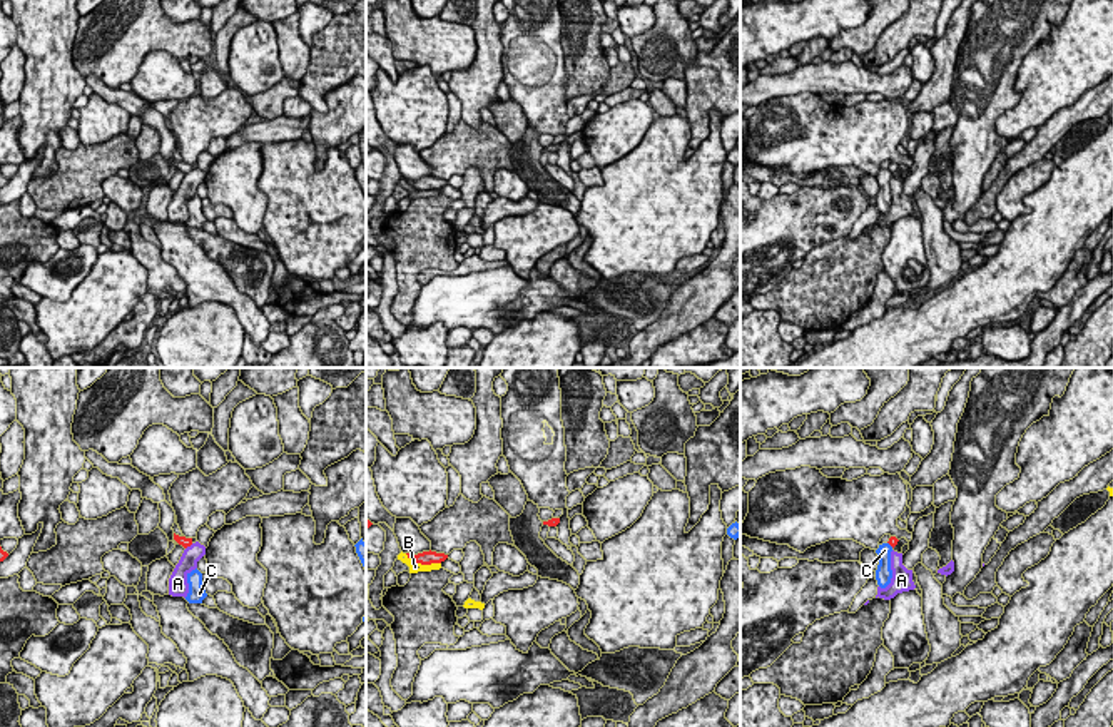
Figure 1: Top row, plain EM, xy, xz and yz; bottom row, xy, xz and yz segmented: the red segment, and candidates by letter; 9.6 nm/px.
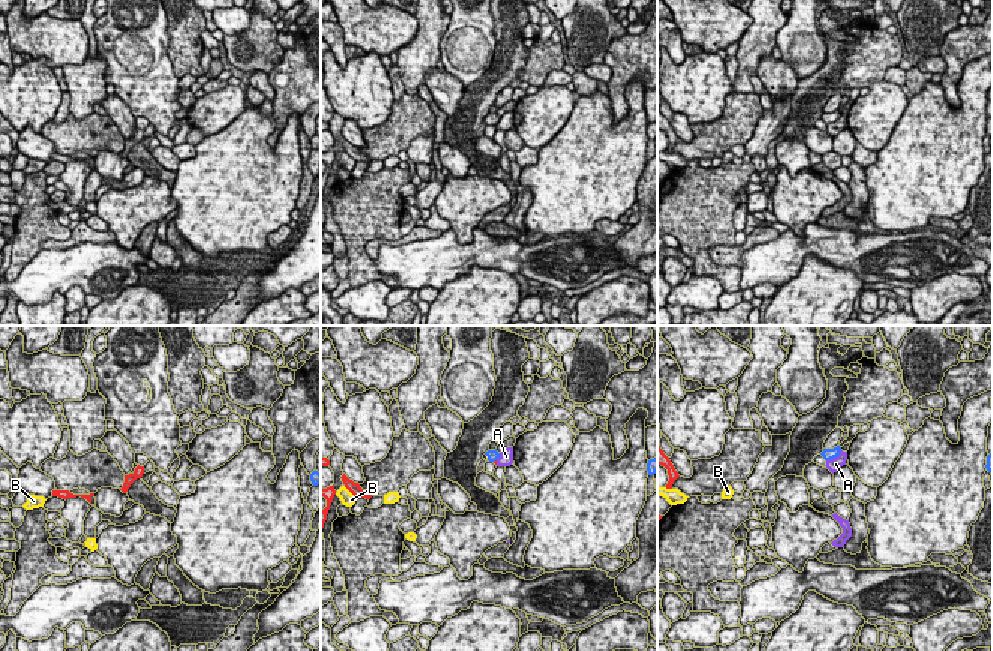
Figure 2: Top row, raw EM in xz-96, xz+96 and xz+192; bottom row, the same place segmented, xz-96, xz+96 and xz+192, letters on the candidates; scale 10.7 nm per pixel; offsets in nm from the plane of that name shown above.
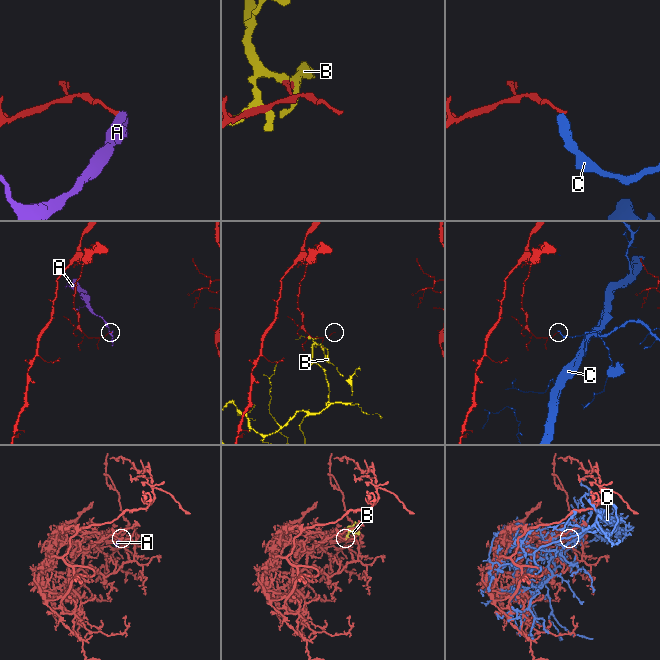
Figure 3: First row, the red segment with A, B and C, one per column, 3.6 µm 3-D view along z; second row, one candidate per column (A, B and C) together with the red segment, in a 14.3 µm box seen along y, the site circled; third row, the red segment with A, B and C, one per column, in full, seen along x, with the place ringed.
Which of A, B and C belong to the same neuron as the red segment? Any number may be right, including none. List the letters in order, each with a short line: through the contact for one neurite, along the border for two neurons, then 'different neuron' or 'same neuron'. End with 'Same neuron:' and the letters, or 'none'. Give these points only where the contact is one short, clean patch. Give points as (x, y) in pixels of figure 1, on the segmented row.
A: line xy (193, 543), (186, 549); different neuron
B: different neuron
C: different neuron
Same neuron: none

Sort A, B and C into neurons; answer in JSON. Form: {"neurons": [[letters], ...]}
{"neurons": [["A"], ["B"], ["C"]]}

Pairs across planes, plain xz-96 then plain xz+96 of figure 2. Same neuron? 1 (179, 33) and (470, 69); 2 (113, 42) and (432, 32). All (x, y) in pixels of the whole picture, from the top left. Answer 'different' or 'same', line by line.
1: different
2: different

